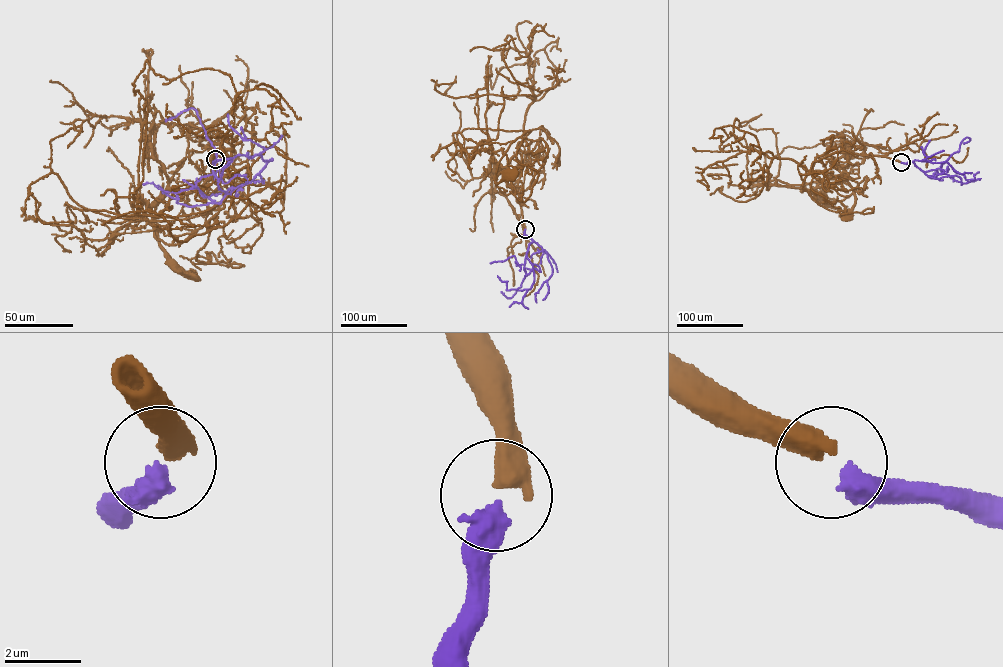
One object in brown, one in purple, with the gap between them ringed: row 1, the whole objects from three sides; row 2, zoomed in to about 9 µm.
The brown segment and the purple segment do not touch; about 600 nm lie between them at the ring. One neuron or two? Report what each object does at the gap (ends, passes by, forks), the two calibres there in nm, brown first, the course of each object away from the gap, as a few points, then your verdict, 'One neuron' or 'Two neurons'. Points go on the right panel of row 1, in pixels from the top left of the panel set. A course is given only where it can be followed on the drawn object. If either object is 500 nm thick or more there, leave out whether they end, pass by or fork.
Thickness 650 nm (brown) against 600 nm. Course of brown: (901, 162), (852, 152), (816, 158), (812, 173), (842, 176), (849, 183), (855, 204), (848, 217). Course of purple: (901, 162), (912, 161), (928, 176), (936, 179), (956, 175), (962, 184), (953, 181), (948, 174). One neuron

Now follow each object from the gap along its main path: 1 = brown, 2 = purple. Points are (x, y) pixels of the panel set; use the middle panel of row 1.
1: (525, 229), (517, 184), (520, 165), (531, 140), (524, 139), (518, 151), (494, 181), (498, 183), (512, 176)
2: (525, 229), (533, 241), (526, 253), (534, 272), (532, 287), (507, 290), (507, 281), (497, 276)

